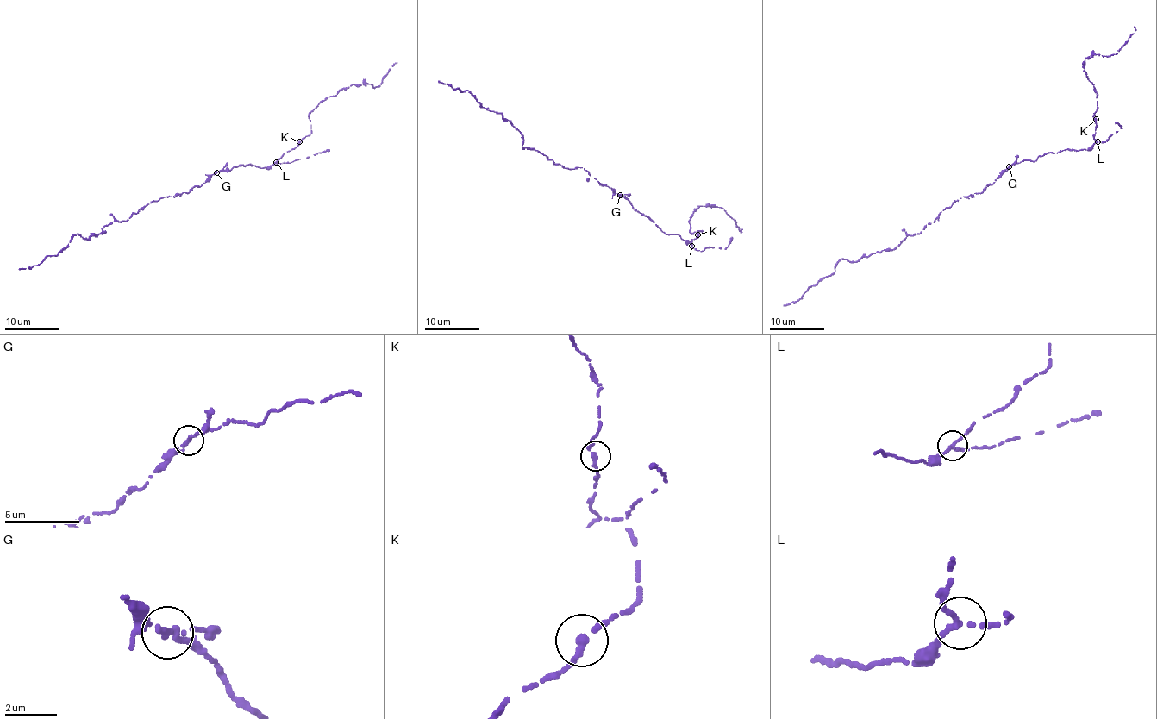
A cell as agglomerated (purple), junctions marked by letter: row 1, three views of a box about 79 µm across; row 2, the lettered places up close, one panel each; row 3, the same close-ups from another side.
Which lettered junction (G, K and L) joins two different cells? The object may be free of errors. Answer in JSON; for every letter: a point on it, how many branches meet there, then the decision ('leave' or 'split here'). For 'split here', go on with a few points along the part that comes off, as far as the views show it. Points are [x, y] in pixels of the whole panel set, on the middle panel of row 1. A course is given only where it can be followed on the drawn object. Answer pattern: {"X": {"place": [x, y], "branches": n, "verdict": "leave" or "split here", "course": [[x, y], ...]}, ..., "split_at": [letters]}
{"G": {"place": [620, 195], "branches": 2, "verdict": "leave"}, "K": {"place": [697, 234], "branches": 2, "verdict": "leave"}, "L": {"place": [691, 246], "branches": 3, "verdict": "leave"}, "split_at": []}

